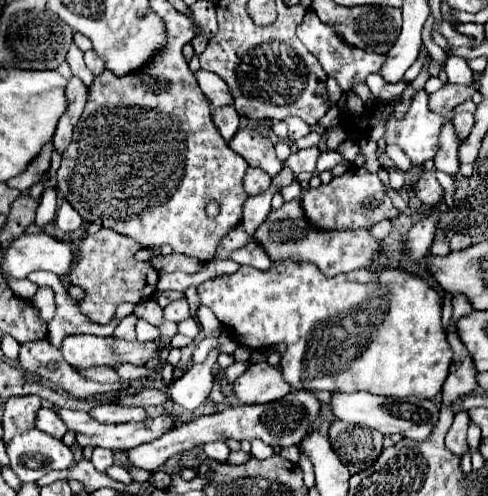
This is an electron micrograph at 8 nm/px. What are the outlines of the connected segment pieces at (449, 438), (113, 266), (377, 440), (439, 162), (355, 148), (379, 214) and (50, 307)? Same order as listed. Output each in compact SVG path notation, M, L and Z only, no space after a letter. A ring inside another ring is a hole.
M458 413L454 417L454 423L446 435L446 449L458 457L466 455L470 451L468 447L468 441L466 441L466 429L468 429L468 413Z
M100 229L88 235L78 245L78 259L74 261L74 271L70 271L70 283L80 285L86 291L86 299L80 301L80 309L94 323L110 323L120 303L144 303L152 299L158 285L158 271L148 261L136 261L134 253L142 247L112 229Z
M334 421L328 431L332 449L340 457L340 461L348 467L350 475L356 475L370 467L382 453L382 439L384 435L360 427L360 425L350 425L342 421Z
M450 121L440 131L440 149L438 149L436 157L434 157L434 167L438 171L448 173L450 177L456 177L458 171L460 171L460 165L458 165L458 141L456 141L456 133L454 133L454 127L452 127Z
M347 139L346 141L344 141L339 147L338 147L338 151L341 153L341 155L344 157L344 159L353 162L356 157L359 154L359 145L355 144L353 142L350 142L352 140Z
M350 167L344 175L334 177L328 185L320 185L318 189L308 189L302 199L302 213L308 219L308 225L318 231L344 231L344 229L370 229L382 219L394 221L398 217L398 209L392 205L392 199L386 193L386 187L378 179L376 173L366 169Z
M38 287L38 291L36 291L36 295L30 299L32 303L34 303L34 307L40 311L40 315L42 315L42 319L48 323L48 321L52 321L52 317L54 317L54 311L56 311L56 305L54 305L54 293L52 293L52 289L50 287Z

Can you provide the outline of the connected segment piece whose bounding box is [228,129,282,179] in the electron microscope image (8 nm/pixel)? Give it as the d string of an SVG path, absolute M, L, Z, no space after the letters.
M240 129L228 145L232 151L236 151L240 157L244 157L244 161L250 167L258 167L258 169L266 171L272 179L282 171L282 163L278 161L276 153L274 153L272 141L252 129Z

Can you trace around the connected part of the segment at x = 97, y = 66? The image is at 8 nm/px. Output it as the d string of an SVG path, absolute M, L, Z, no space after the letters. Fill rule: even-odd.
M92 49L86 51L84 57L86 57L86 67L88 67L94 75L100 75L100 73L104 71L104 67L102 67L102 59L98 59L98 55L94 55Z

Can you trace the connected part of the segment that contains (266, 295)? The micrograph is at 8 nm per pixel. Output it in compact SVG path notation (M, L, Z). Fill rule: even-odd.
M274 261L270 269L260 271L254 267L240 267L236 273L232 275L224 275L212 281L206 281L198 287L198 295L202 299L202 305L208 305L214 315L218 317L218 321L234 331L234 337L240 345L260 351L268 349L272 345L284 343L286 351L284 351L284 361L282 361L282 373L284 379L292 385L292 391L300 391L300 389L322 389L322 391L370 391L374 395L386 395L386 397L408 397L408 395L416 395L422 399L434 399L440 391L442 385L448 377L448 369L452 365L452 349L446 341L446 333L442 327L442 297L440 293L424 279L420 279L418 275L414 275L408 269L402 267L386 267L378 270L379 273L366 271L368 269L357 269L349 273L340 273L334 277L326 277L314 263L294 263L294 261Z

